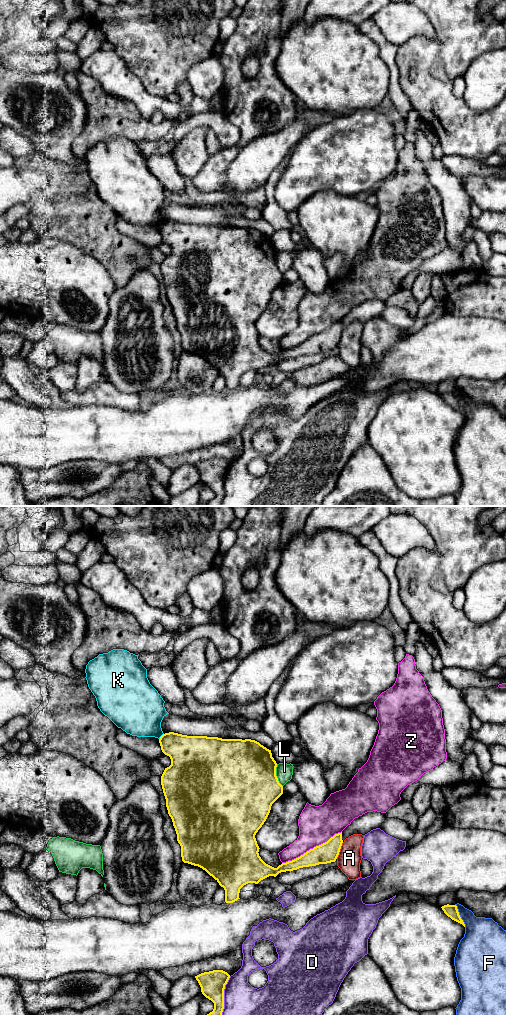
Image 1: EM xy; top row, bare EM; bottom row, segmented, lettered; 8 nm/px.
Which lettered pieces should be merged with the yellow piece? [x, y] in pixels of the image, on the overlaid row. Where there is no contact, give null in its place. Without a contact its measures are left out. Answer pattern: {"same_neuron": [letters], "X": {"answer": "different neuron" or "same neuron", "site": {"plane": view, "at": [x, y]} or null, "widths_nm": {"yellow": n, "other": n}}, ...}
{"same_neuron": [], "A": {"answer": "different neuron", "site": {"plane": "xy", "at": [339, 850]}, "widths_nm": {"yellow": 160, "other": 190}}, "D": {"answer": "different neuron", "site": {"plane": "xy", "at": [223, 995]}, "widths_nm": {"yellow": 200, "other": 280}}, "F": {"answer": "different neuron", "site": {"plane": "xy", "at": [459, 915]}, "widths_nm": {"yellow": 100, "other": 300}}, "K": {"answer": "different neuron", "site": {"plane": "xy", "at": [161, 736]}, "widths_nm": {"yellow": 280, "other": 360}}, "L": {"answer": "different neuron", "site": {"plane": "xy", "at": [275, 775]}, "widths_nm": {"yellow": 500, "other": 140}}, "Z": {"answer": "different neuron", "site": {"plane": "xy", "at": [311, 849]}, "widths_nm": {"yellow": 160, "other": 300}}}

